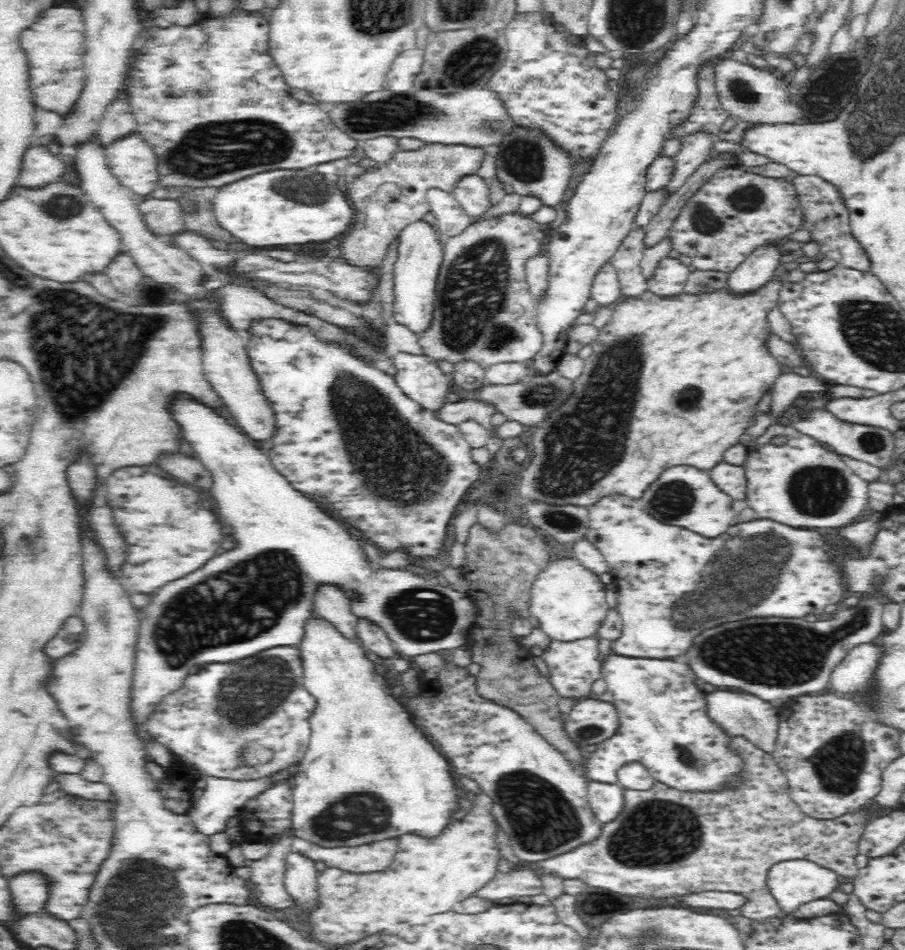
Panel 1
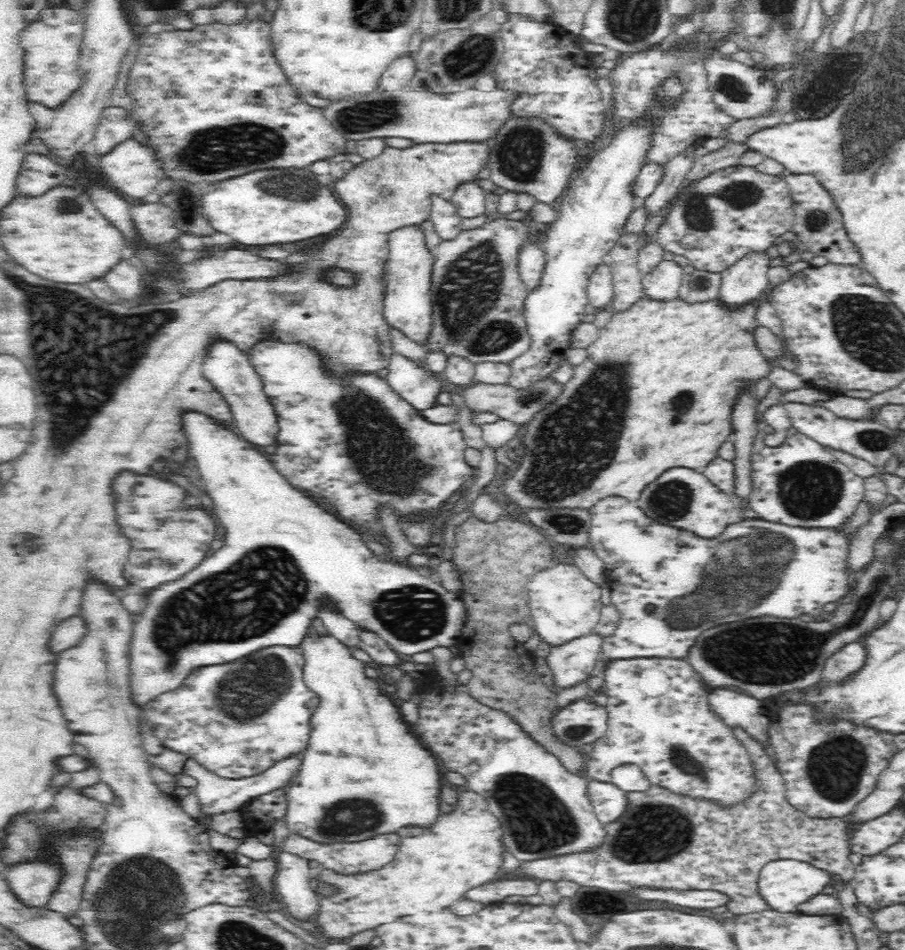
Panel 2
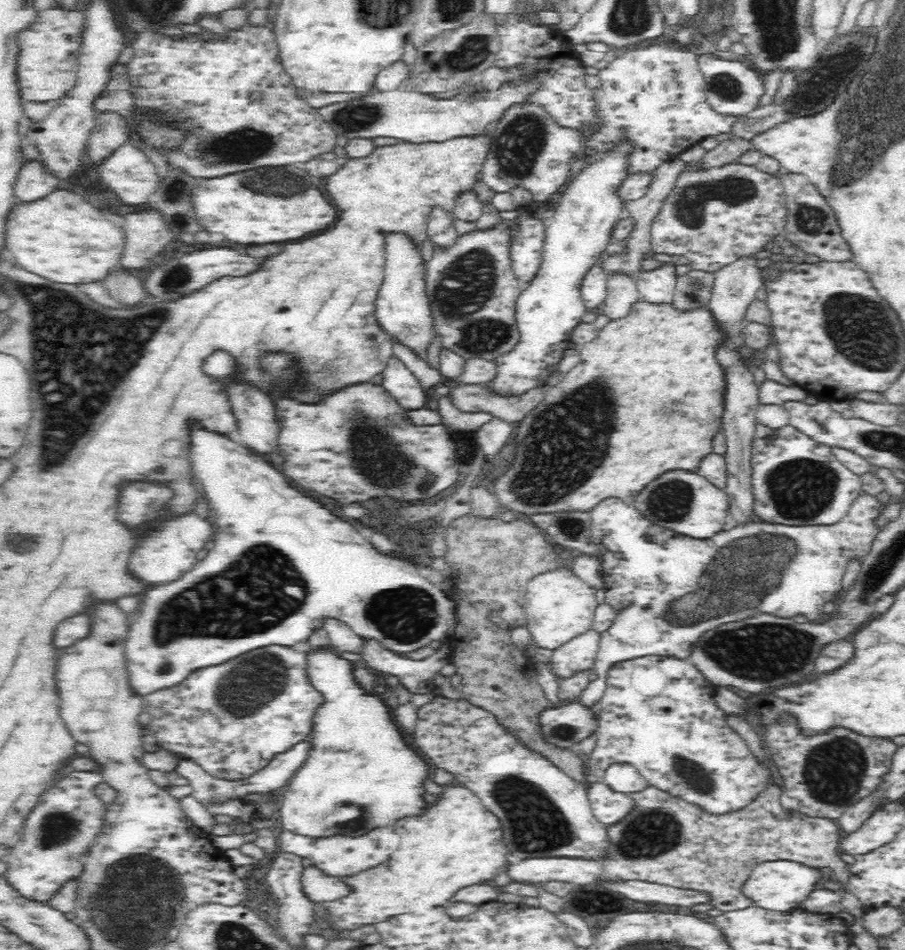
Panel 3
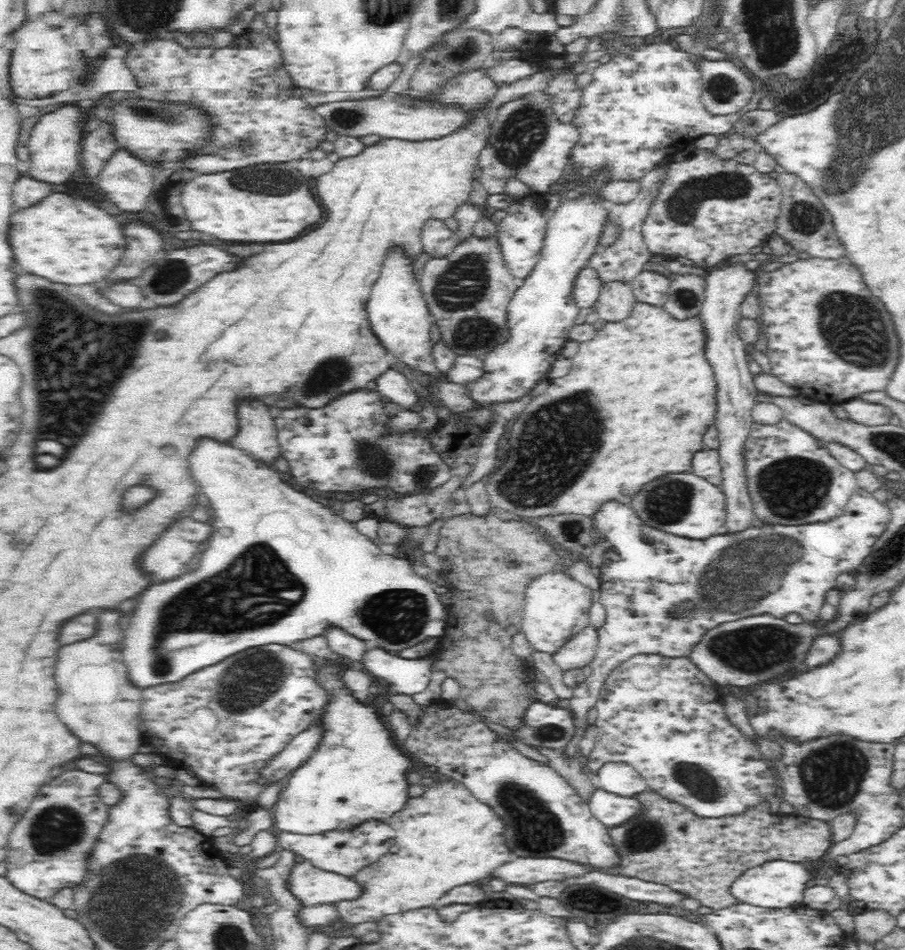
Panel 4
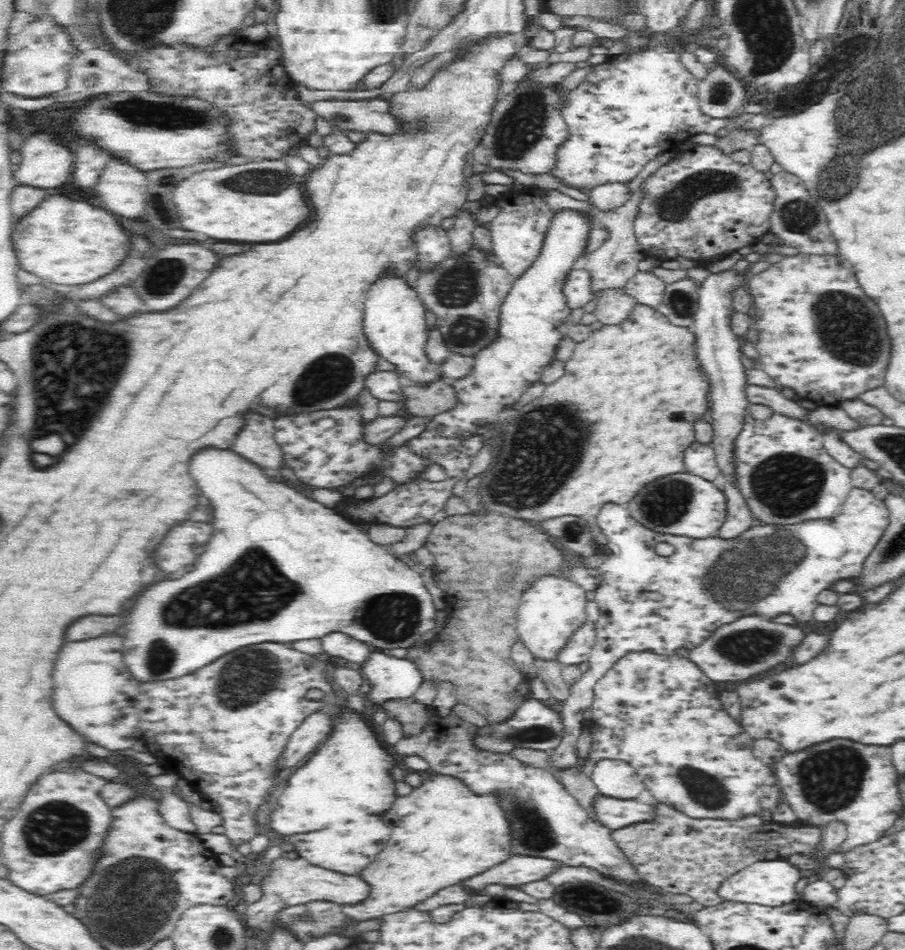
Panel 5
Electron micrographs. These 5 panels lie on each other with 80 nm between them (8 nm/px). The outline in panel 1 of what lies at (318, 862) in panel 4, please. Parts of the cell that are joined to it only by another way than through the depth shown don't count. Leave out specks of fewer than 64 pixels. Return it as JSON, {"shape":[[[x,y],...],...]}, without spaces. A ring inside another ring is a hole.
{"shape":[[[293,837],[290,850],[315,862],[324,862],[330,868],[337,868],[354,874],[366,874],[388,868],[390,862],[394,860],[396,852],[398,852],[398,845],[398,837],[384,838],[378,842],[370,842],[370,844],[360,843],[358,846],[335,847],[323,847],[306,839]]]}

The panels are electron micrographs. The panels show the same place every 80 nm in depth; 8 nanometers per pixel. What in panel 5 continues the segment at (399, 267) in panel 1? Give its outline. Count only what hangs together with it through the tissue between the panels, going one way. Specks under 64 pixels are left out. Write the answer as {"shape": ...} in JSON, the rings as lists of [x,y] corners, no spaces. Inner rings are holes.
{"shape":[[[387,276],[370,288],[365,302],[362,332],[369,348],[378,359],[394,366],[393,373],[402,384],[415,385],[418,382],[432,382],[442,378],[439,365],[432,362],[426,354],[426,308],[417,297],[415,290],[410,288],[404,278]]]}

